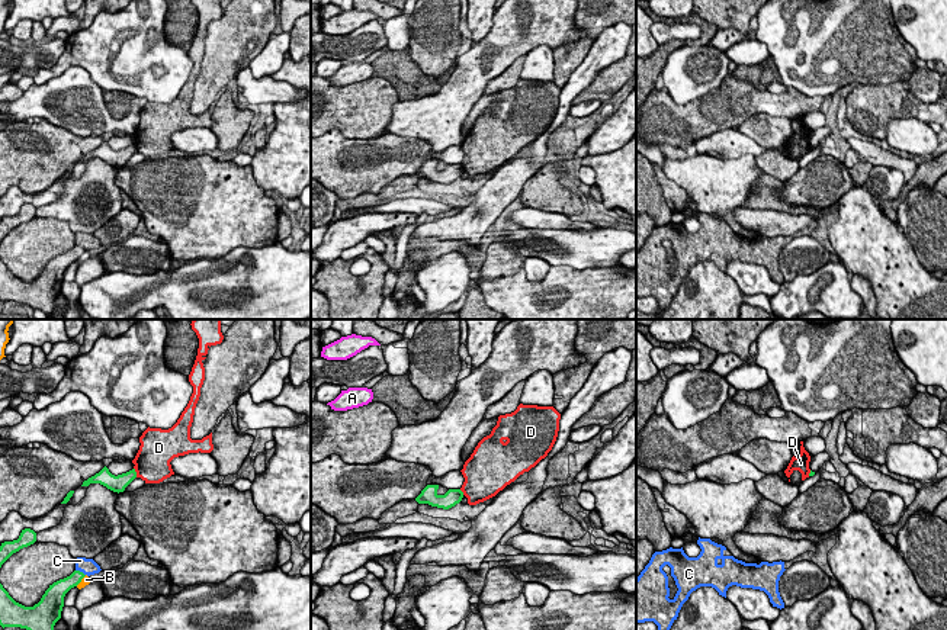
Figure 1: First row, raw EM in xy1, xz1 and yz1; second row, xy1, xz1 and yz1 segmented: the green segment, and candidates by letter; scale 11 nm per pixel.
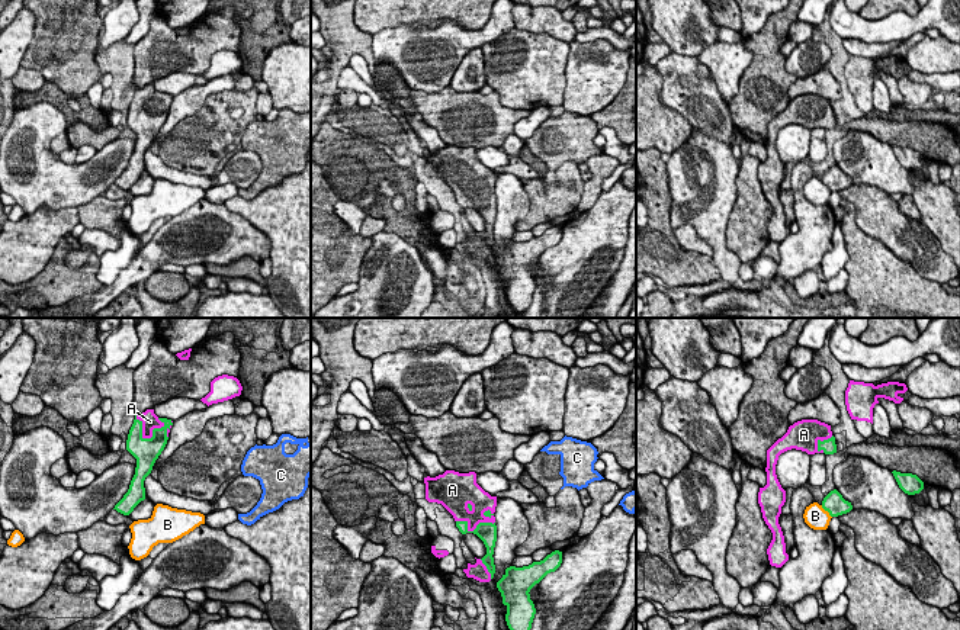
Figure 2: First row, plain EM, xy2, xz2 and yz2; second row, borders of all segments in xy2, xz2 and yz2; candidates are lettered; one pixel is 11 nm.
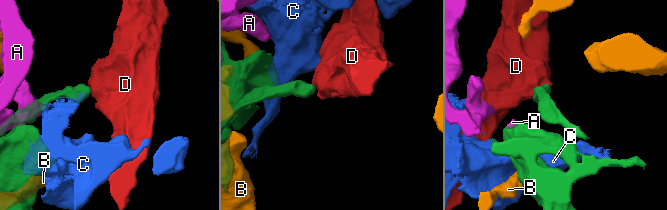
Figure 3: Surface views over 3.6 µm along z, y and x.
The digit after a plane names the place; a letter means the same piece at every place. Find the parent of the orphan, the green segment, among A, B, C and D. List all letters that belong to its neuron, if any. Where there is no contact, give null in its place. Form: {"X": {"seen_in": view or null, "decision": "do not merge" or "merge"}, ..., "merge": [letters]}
{"A": {"seen_in": "xy2", "decision": "merge"}, "B": {"seen_in": "yz2", "decision": "do not merge"}, "C": {"seen_in": "xy1", "decision": "do not merge"}, "D": {"seen_in": "xy1", "decision": "do not merge"}, "merge": ["A"]}

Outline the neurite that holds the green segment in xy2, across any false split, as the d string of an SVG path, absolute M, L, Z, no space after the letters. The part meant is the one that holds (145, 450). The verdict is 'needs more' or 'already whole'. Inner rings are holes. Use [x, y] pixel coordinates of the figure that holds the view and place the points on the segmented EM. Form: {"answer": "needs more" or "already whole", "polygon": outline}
{"answer": "needs more", "polygon": "M154 409L135 415L126 440L126 450L137 459L137 467L128 492L113 508L118 512L129 515L145 499L144 480L167 444L171 425L171 420L158 418Z"}

